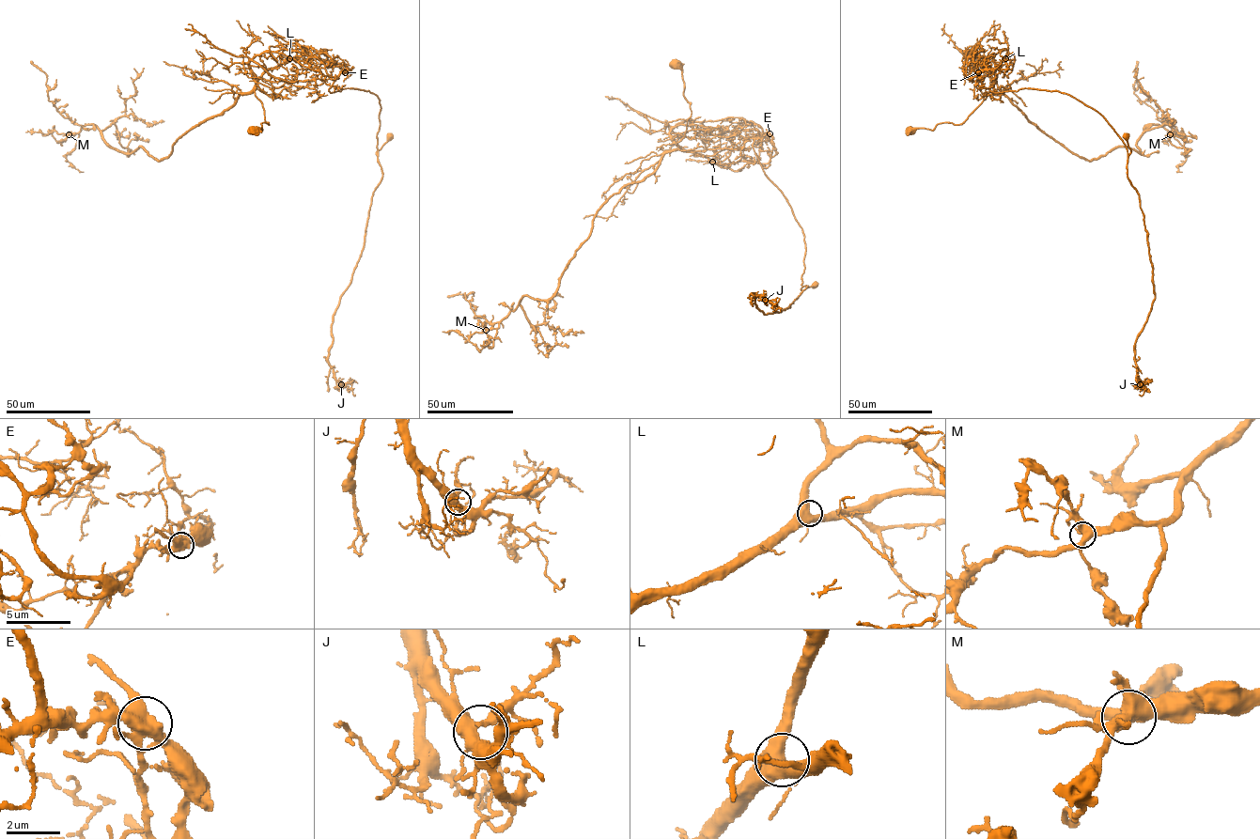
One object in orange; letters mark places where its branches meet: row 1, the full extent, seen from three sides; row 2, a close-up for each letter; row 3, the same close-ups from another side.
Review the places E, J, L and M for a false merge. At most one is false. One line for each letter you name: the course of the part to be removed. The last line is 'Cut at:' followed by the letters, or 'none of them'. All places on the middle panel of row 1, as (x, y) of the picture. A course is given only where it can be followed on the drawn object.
E: (770, 133), (753, 147), (805, 243), (807, 287), (789, 306), (765, 315), (752, 293), (779, 298)
Cut at: E

